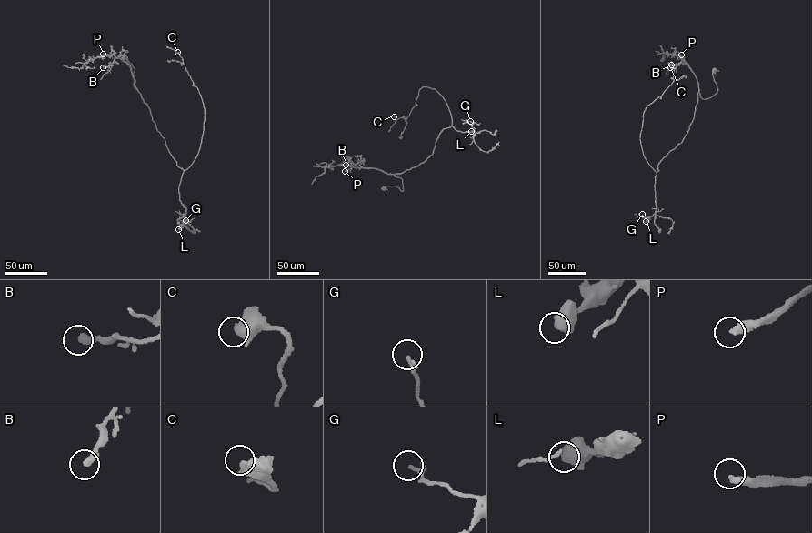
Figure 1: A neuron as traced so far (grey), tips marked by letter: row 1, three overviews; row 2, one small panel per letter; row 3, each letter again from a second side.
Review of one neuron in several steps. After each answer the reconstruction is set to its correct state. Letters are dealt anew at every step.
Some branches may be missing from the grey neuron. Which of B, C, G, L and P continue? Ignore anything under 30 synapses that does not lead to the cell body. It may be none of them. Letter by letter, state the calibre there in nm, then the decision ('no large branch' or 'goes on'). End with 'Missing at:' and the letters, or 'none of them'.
B: 320 nm thick; no large branch
C: 650 nm thick; no large branch
G: 120 nm thick; no large branch
L: 600 nm thick; no large branch
P: 360 nm thick; goes on
Missing at: P

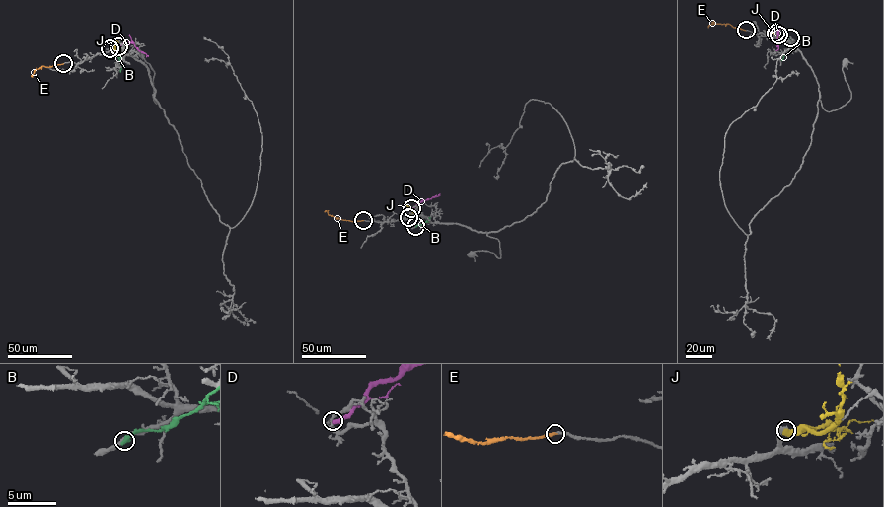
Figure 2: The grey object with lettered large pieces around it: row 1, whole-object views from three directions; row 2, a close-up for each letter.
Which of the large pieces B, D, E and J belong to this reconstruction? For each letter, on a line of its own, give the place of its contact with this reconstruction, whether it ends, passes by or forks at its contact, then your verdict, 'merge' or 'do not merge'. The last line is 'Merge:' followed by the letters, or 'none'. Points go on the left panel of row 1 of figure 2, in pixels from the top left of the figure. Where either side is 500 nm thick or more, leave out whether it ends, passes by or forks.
B: (110, 49) | it ends | do not merge
D: (118, 46) | it ends | do not merge
E: (63, 63) | it ends | merge
J: (110, 48) | do not merge
Merge: E

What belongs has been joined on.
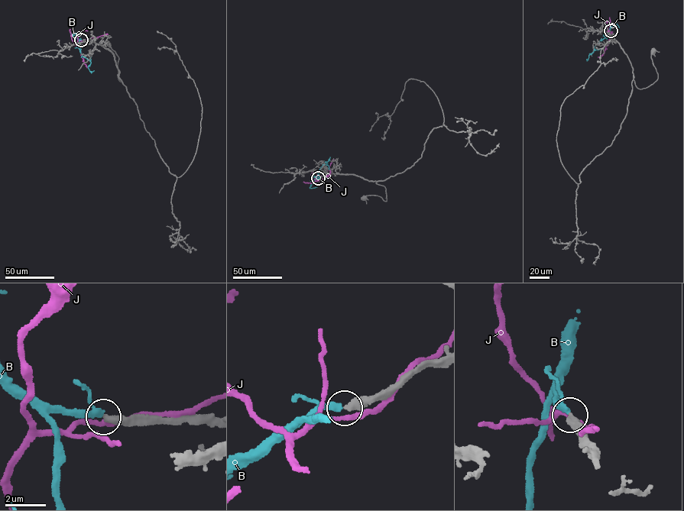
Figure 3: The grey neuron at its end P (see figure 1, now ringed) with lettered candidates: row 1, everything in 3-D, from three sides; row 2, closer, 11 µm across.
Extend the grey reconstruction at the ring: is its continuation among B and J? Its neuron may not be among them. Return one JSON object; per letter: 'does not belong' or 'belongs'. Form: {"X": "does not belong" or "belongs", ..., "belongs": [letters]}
{"B": "does not belong", "J": "does not belong", "belongs": []}

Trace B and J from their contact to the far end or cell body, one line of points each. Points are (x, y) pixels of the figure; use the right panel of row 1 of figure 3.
B: (611, 30), (607, 37), (595, 45), (593, 52), (586, 59)
J: (611, 31), (604, 52), (598, 57)

